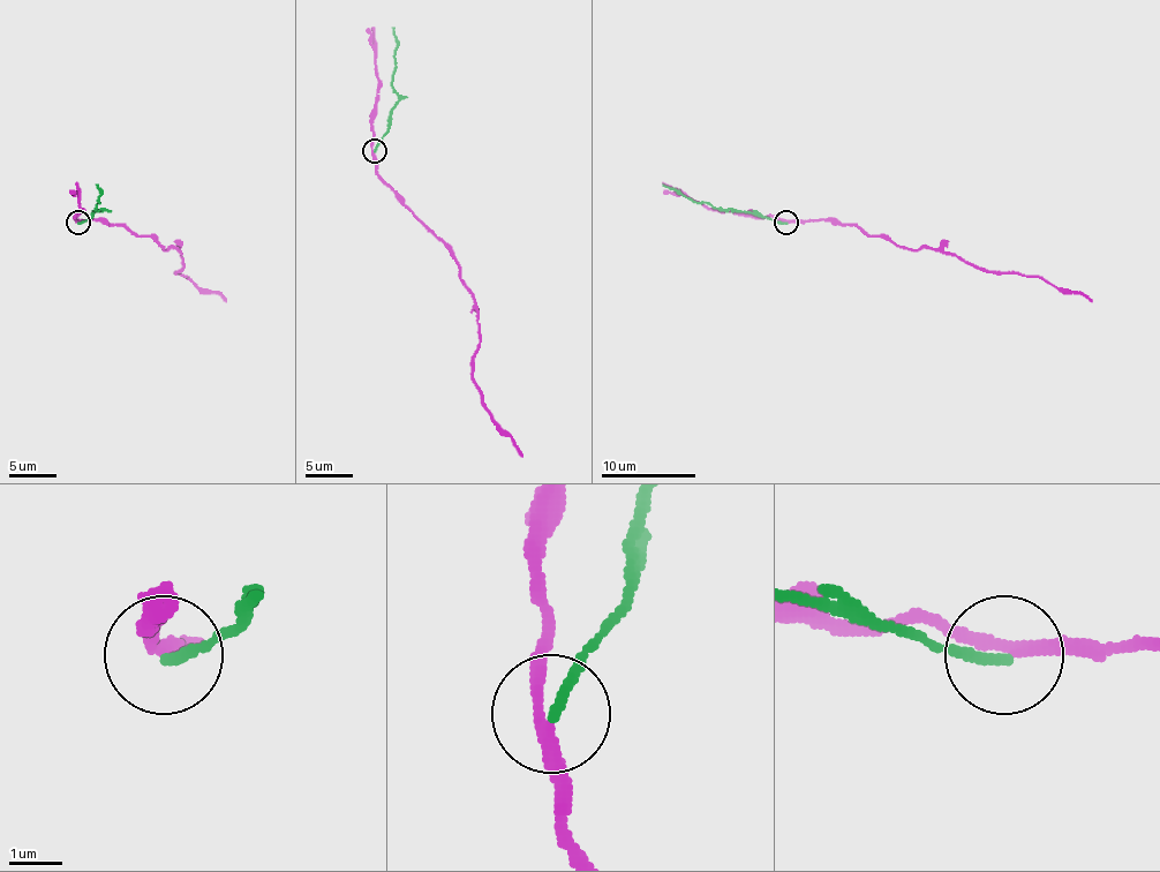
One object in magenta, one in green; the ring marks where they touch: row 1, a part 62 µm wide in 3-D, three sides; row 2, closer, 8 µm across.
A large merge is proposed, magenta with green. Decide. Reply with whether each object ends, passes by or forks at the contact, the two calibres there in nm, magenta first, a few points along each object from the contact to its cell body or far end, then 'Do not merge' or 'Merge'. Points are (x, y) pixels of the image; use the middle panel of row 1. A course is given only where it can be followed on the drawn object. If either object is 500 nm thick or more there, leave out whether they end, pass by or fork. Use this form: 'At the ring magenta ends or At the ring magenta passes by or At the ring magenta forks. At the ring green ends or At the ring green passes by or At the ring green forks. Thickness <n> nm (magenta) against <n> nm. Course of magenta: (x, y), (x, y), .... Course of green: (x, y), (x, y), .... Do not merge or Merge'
At the ring magenta passes by. At the ring green ends. Thickness 240 nm (magenta) against 190 nm. Course of magenta: (374, 151), (376, 174), (459, 268), (477, 313), (473, 383), (482, 407), (522, 457). Course of green: (374, 151), (388, 129), (390, 111), (397, 99), (392, 77), (397, 46), (392, 28). Do not merge

